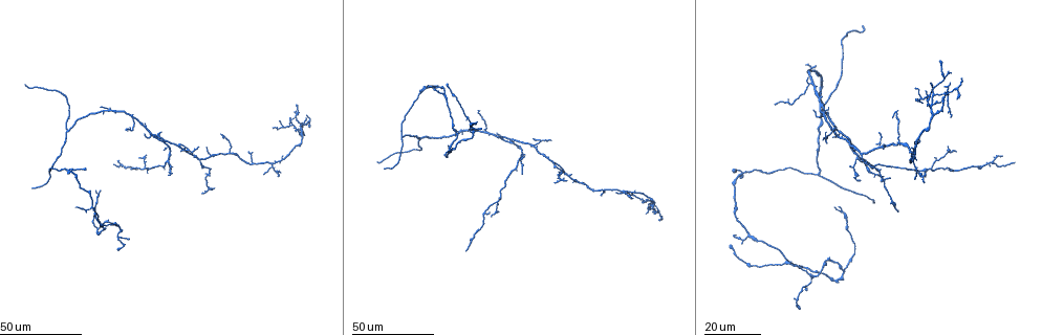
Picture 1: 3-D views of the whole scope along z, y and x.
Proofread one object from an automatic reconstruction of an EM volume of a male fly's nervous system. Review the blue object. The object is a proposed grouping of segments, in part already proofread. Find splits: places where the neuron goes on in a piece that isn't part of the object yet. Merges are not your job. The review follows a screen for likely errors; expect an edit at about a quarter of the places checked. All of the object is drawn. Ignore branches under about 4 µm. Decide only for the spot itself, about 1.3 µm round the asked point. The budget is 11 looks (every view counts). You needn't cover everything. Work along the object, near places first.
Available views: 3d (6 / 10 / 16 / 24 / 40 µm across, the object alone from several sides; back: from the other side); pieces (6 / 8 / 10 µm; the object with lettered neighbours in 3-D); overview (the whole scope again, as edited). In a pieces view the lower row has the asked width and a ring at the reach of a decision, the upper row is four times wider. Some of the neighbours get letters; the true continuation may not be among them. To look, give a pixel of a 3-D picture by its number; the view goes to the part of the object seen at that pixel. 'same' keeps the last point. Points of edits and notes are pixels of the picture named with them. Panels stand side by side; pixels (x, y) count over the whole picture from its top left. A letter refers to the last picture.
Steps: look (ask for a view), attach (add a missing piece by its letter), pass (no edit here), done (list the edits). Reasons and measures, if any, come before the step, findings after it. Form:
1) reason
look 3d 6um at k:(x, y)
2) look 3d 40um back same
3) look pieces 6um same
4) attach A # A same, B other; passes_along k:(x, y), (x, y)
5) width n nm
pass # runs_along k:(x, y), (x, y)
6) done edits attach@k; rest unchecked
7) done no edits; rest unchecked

end of a long branch
look 3d 40um at 1:(378, 160)

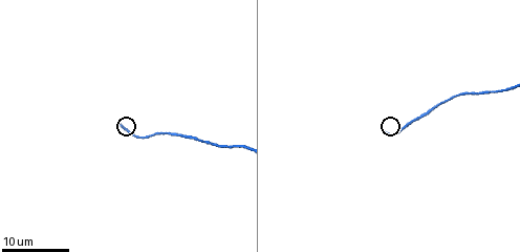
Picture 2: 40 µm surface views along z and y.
look pieces 8um at 2:(117, 123)

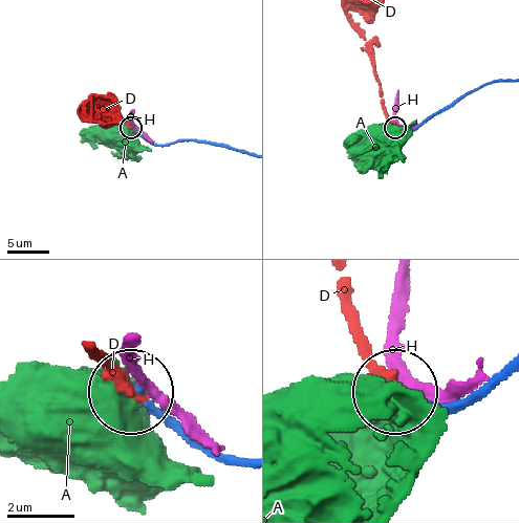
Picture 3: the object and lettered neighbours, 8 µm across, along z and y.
attach D # A other, D same, H other; it goes on there

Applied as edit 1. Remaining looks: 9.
long arm stops here
look 3d 40um at 1:(385, 169)

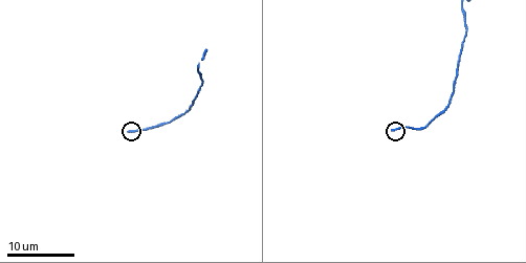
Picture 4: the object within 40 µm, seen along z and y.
see the neighbours
look pieces 10um at 4:(128, 132)

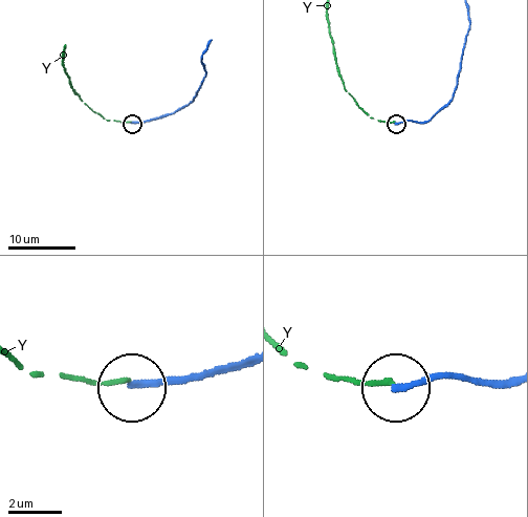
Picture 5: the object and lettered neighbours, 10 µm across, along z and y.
pass # Y other; runs_along 5:(461, 56), (453, 98), (427, 121), (395, 123); no lettered piece goes on from it

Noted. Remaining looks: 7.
end of a long branch
look 3d 40um at 1:(96, 189)

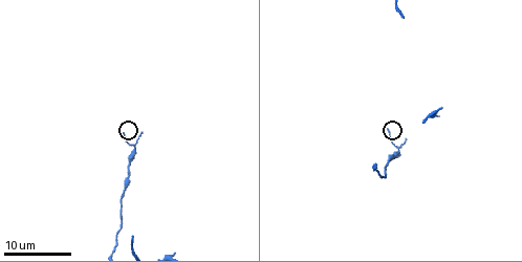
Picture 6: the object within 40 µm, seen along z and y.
look pieces 10um at 6:(386, 130)

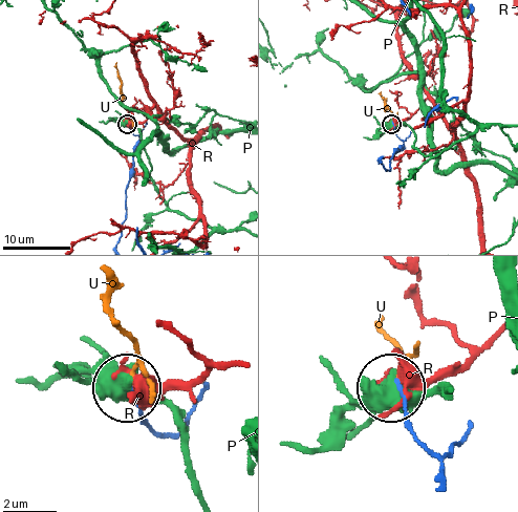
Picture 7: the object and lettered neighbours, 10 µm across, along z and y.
width 120 nm
attach U # P other, R other, U same; passes_along 7:(401, 140), (381, 91); the neuron continues

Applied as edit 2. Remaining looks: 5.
branch stops here
look 3d 40um at 1:(429, 86)

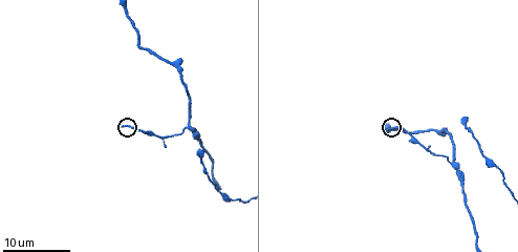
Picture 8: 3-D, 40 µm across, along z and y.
what lies round it
look pieces 10um at 8:(386, 130)

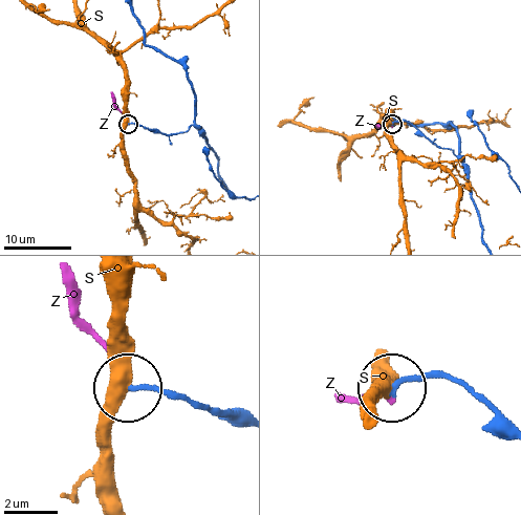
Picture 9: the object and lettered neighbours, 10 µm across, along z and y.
pass # S other, Z other; runs_along 9:(457, 132), (459, 155), (435, 146), (408, 123), (392, 123); no lettered piece goes on from it

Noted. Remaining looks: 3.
look overview

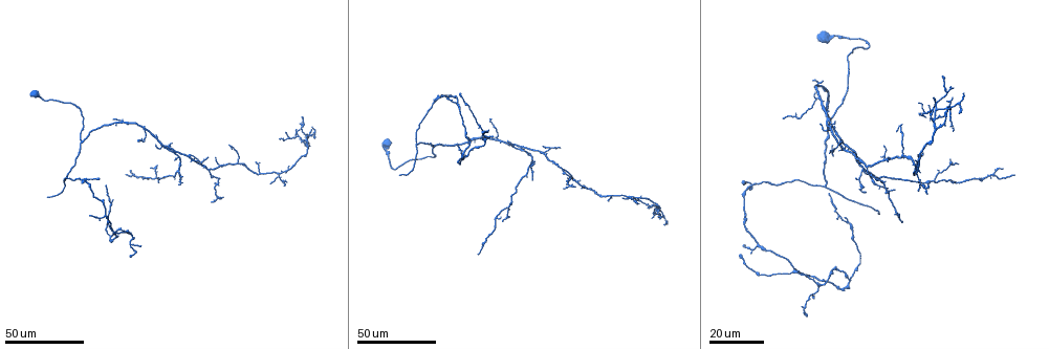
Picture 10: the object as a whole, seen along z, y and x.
branch stops here
look 3d 24um at 10:(638, 202)

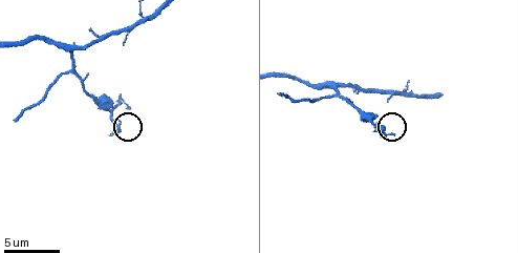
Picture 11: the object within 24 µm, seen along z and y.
what lies round it
look pieces 8um at 11:(113, 133)

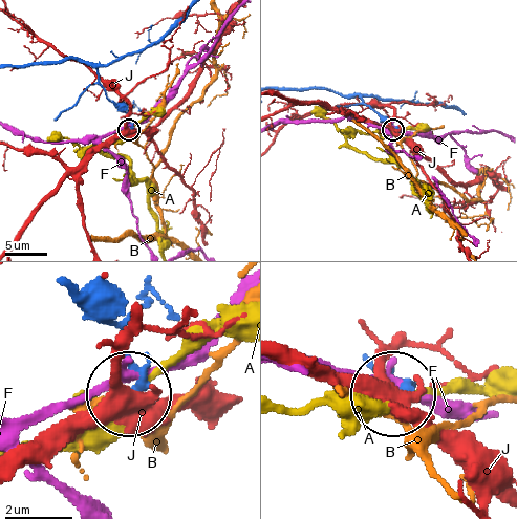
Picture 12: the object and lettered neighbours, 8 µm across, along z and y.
width 180 nm
pass # A other, B other, F other, J other; runs_along 12:(36, 65), (92, 65), (129, 129); none of them fits

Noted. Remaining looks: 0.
done edits attach@3, attach@7; rest unchecked

